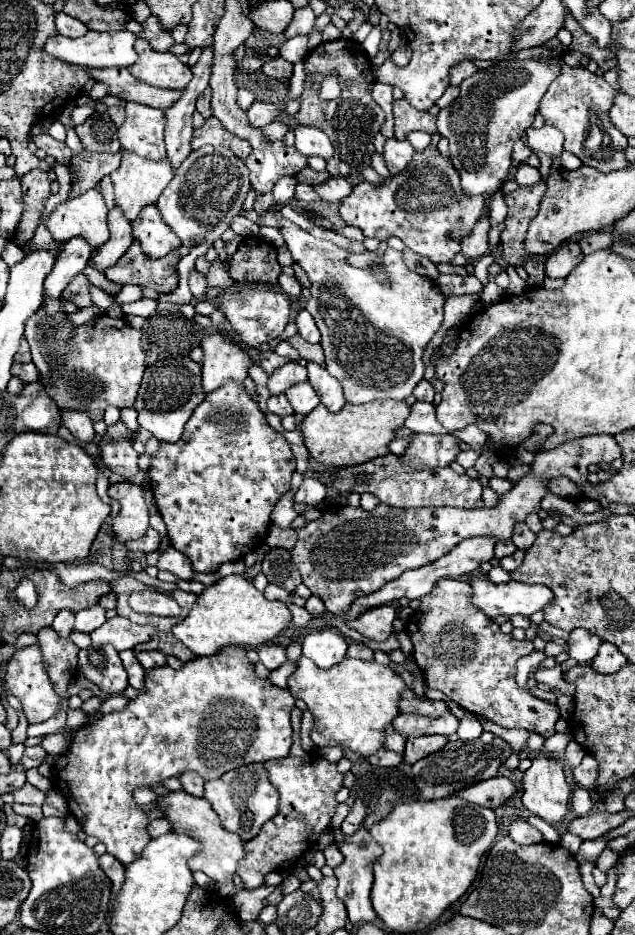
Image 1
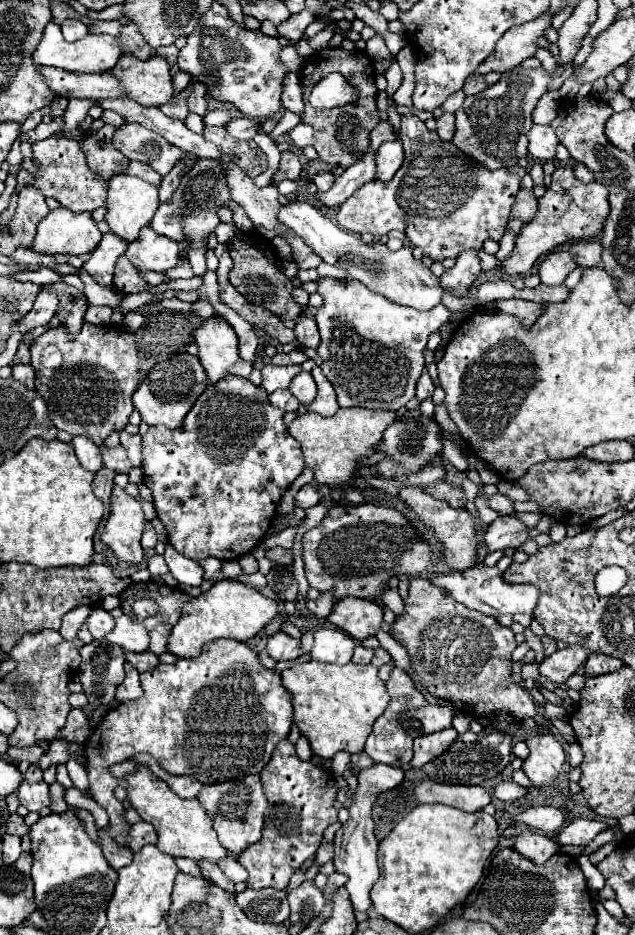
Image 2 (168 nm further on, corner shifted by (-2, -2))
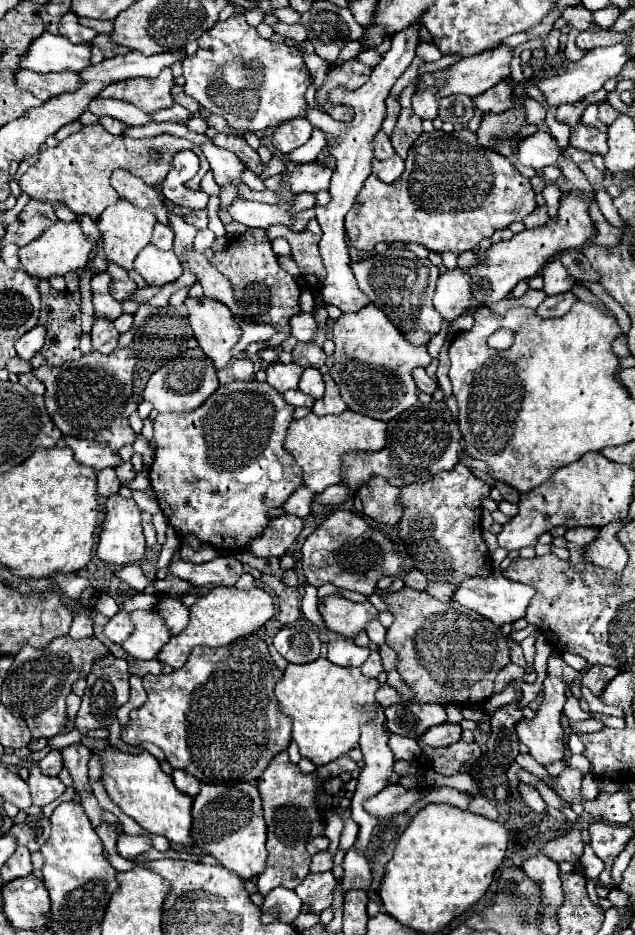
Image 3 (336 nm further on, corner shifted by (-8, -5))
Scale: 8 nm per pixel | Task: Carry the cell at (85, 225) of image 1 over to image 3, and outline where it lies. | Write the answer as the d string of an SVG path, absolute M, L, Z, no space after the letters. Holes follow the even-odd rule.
M58 220L34 242L18 248L18 258L20 258L22 270L26 270L28 276L38 278L38 280L48 280L52 276L66 276L68 272L82 270L88 262L90 252L92 252L92 242L86 240L86 236L82 234L80 222L66 224L66 222Z

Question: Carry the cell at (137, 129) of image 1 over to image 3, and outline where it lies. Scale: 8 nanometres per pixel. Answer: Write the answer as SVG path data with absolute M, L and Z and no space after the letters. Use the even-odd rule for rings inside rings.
M88 124L80 132L62 140L56 148L46 148L40 152L34 166L30 166L24 176L20 176L20 188L34 200L60 204L64 202L76 214L88 214L90 218L98 218L108 206L118 202L118 194L110 186L110 174L118 168L126 168L134 176L140 176L148 186L160 188L172 156L180 150L192 150L200 158L200 169L196 176L187 182L186 186L192 190L200 189L200 182L206 172L210 170L208 160L202 156L202 150L186 138L178 138L172 134L160 134L154 138L134 140L128 136L112 136L100 124Z

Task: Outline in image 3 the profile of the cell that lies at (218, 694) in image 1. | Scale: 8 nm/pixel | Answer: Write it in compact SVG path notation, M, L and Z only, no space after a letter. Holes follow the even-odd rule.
M256 634L242 636L234 640L234 646L208 648L196 646L186 664L172 674L142 678L148 700L138 710L130 712L128 728L122 728L122 740L126 744L152 742L164 750L166 760L172 768L180 768L200 782L208 784L228 784L228 782L254 782L270 760L288 748L292 720L288 720L278 710L278 700L274 696L274 684L280 680L282 670L274 666L266 642Z

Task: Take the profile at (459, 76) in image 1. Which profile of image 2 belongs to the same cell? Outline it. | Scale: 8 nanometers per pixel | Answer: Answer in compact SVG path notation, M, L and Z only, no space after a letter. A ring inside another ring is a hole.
M492 71L492 73L484 73L484 75L470 75L470 77L466 79L462 91L464 91L466 95L478 93L478 91L482 91L482 89L494 85L494 81L498 81L498 77L500 77L500 75L494 73L494 71Z

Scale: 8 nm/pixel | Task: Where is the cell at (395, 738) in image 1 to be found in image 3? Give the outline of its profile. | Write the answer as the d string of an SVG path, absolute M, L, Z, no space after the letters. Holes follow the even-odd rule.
M392 736L390 738L390 748L394 752L396 760L414 760L420 756L420 748L416 740L402 738L402 736Z

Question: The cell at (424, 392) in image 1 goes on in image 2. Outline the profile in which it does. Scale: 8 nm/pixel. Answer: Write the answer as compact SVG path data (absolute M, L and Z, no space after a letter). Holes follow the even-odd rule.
M424 371L424 373L422 373L422 377L418 379L418 385L416 385L416 399L418 399L418 401L430 399L430 397L432 397L432 391L434 391L432 379L430 379L428 371Z

